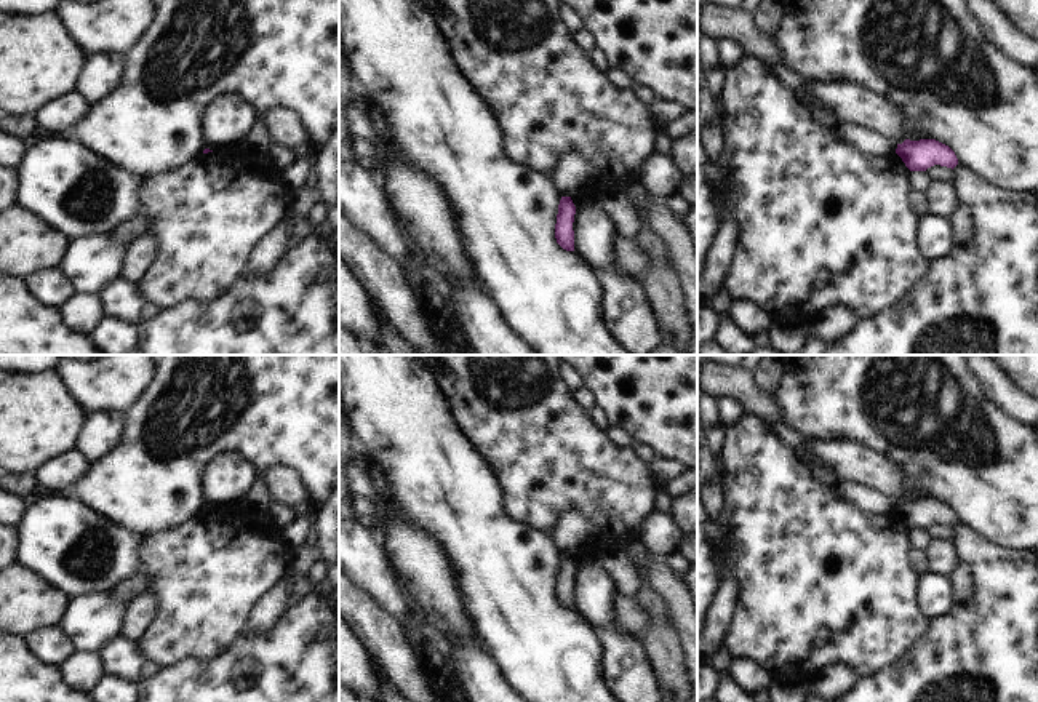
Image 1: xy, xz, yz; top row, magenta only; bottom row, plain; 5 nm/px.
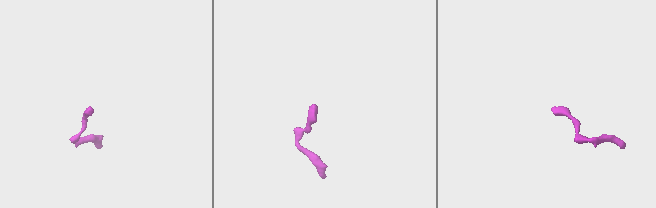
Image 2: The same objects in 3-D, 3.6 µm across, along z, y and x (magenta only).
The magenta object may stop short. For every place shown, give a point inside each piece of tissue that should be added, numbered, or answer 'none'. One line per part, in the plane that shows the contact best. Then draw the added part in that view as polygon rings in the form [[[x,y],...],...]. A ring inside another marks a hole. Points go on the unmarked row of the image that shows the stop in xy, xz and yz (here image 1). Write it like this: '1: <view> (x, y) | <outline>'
none

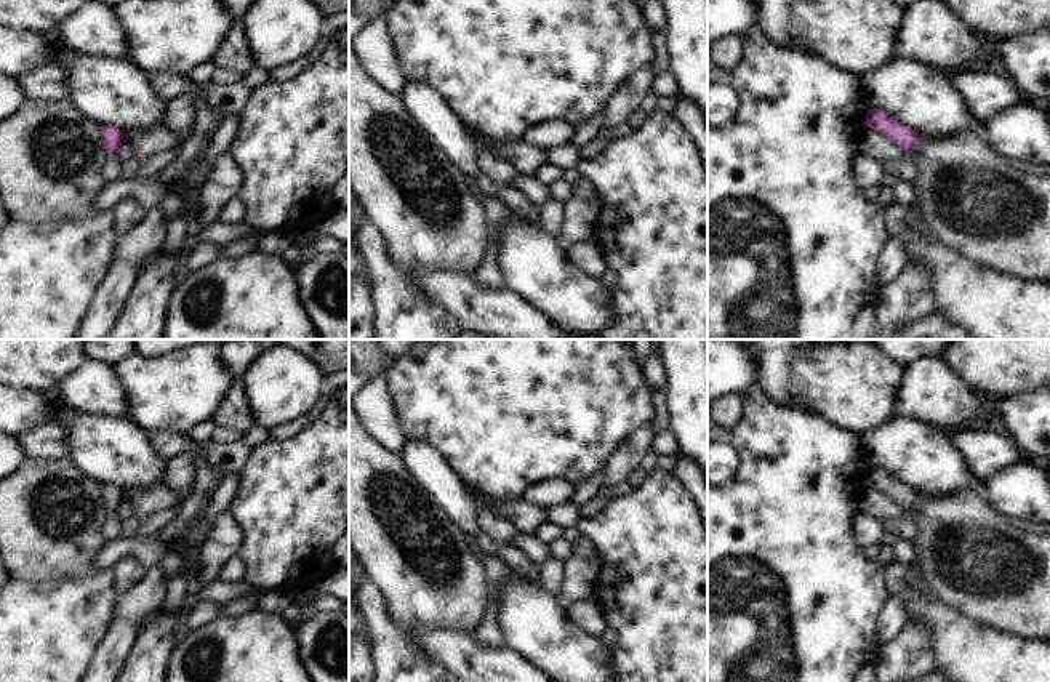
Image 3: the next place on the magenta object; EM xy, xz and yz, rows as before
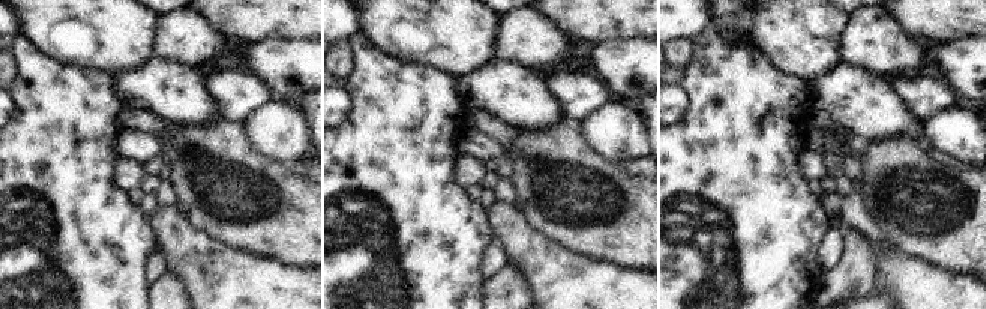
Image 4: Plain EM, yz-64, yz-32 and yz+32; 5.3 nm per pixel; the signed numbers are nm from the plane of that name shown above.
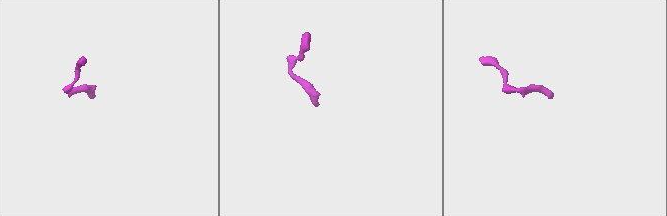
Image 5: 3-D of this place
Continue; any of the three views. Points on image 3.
1: xy (111, 527) | [[[107,512],[99,533],[107,540],[120,538],[123,512]]]

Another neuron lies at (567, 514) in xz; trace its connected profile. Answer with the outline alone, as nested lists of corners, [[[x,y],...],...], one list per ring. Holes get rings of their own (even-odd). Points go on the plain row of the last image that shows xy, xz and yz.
[[[567,501],[563,504],[554,504],[547,507],[547,522],[559,525],[562,528],[571,528],[576,527],[576,524],[581,520],[581,506]]]

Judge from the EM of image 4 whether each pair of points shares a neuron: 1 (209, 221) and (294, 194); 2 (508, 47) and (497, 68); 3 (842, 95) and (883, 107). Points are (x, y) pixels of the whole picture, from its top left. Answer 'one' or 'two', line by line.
1: one
2: two
3: one

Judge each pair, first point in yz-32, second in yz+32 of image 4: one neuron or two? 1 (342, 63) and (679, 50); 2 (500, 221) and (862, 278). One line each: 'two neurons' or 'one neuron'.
1: one neuron
2: two neurons

